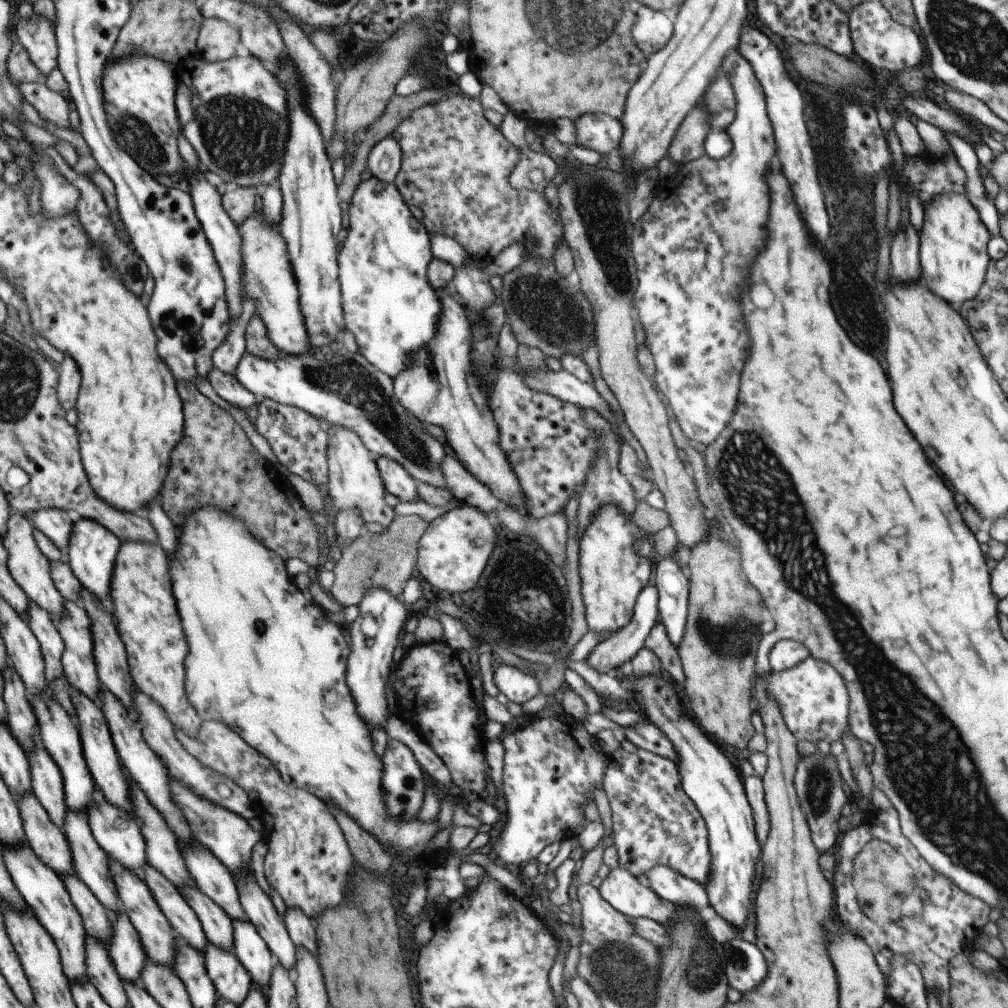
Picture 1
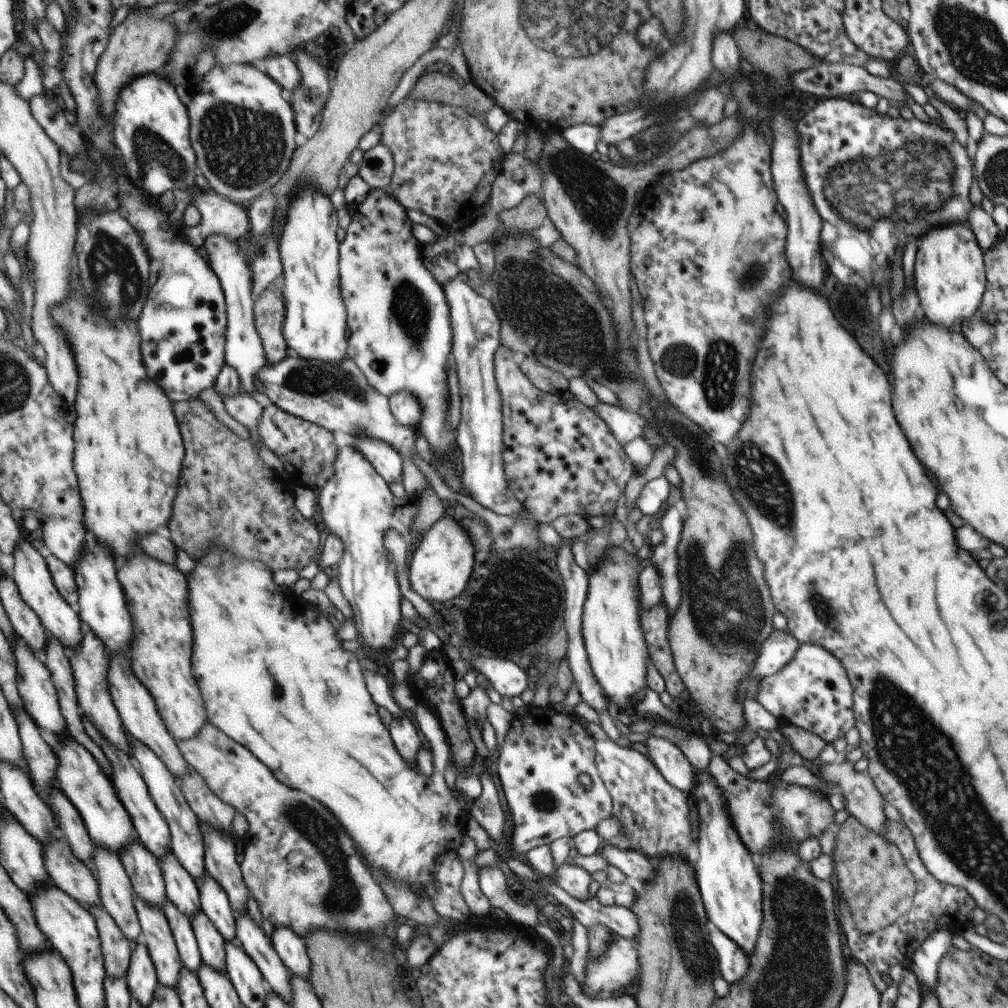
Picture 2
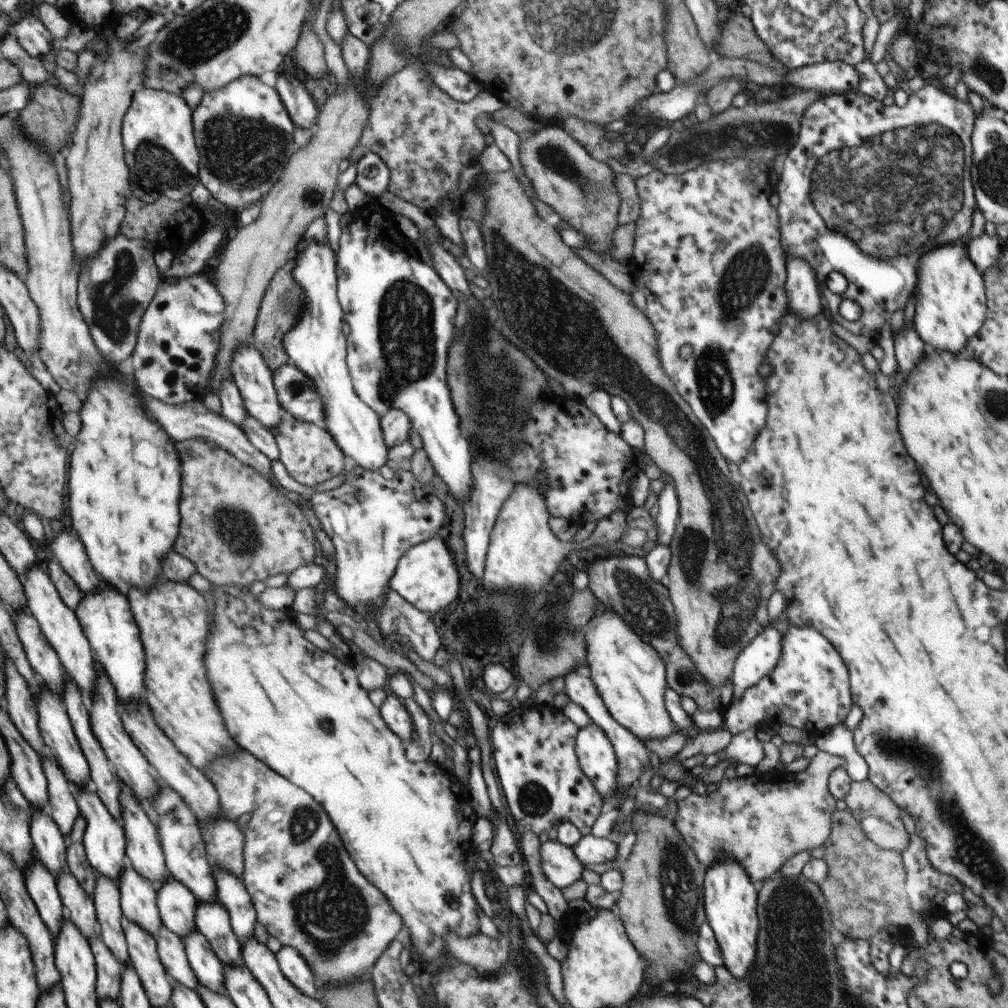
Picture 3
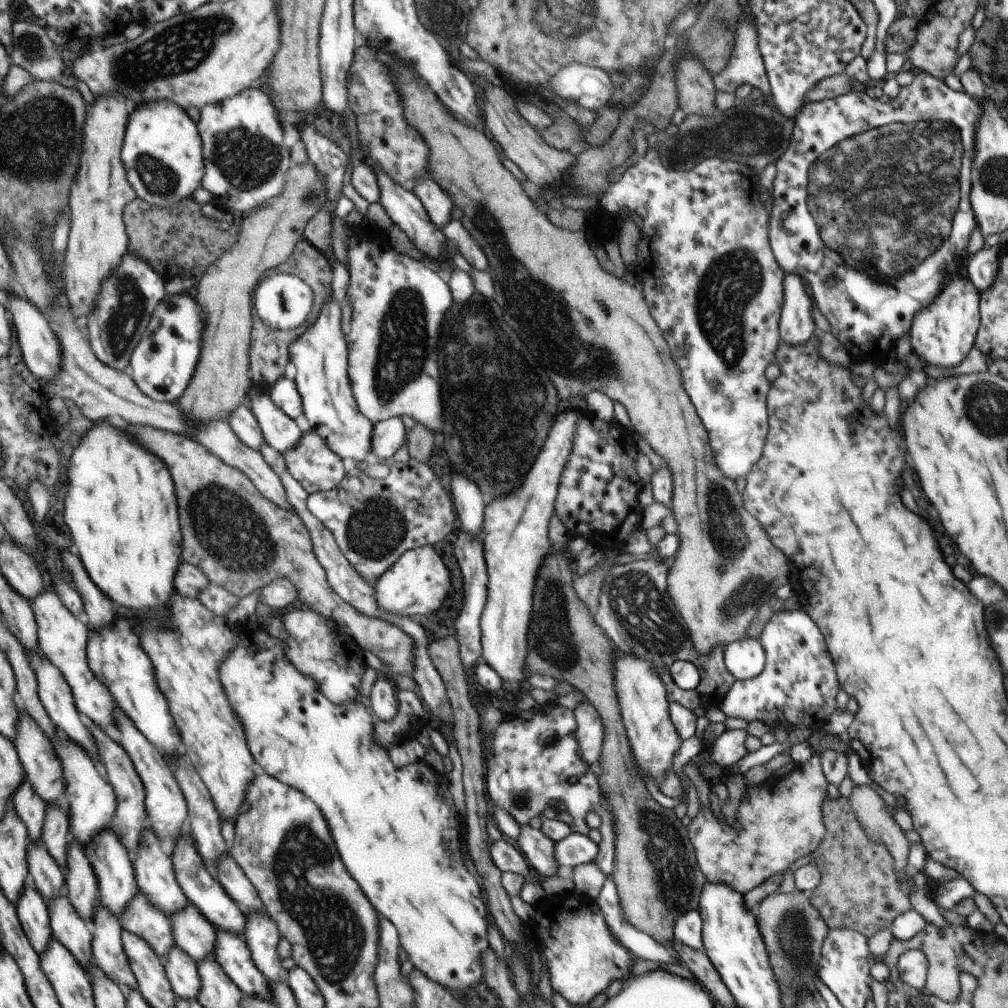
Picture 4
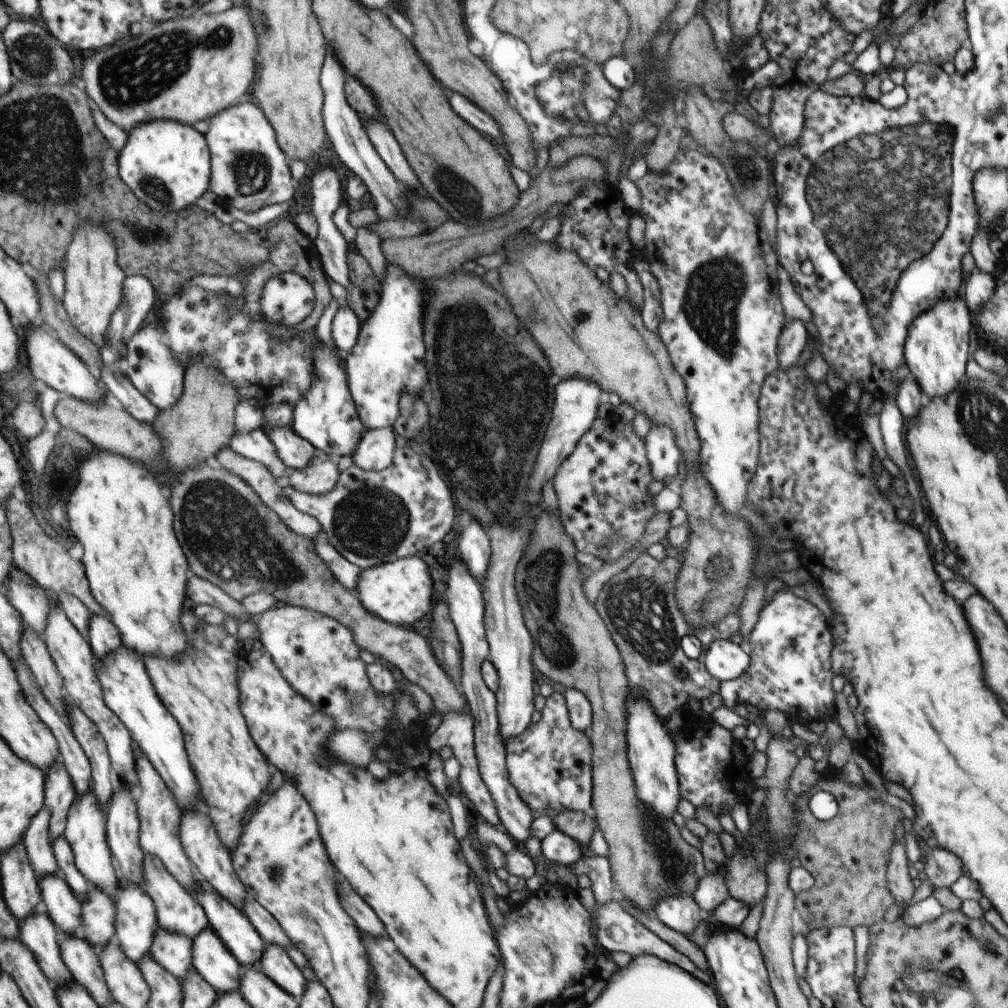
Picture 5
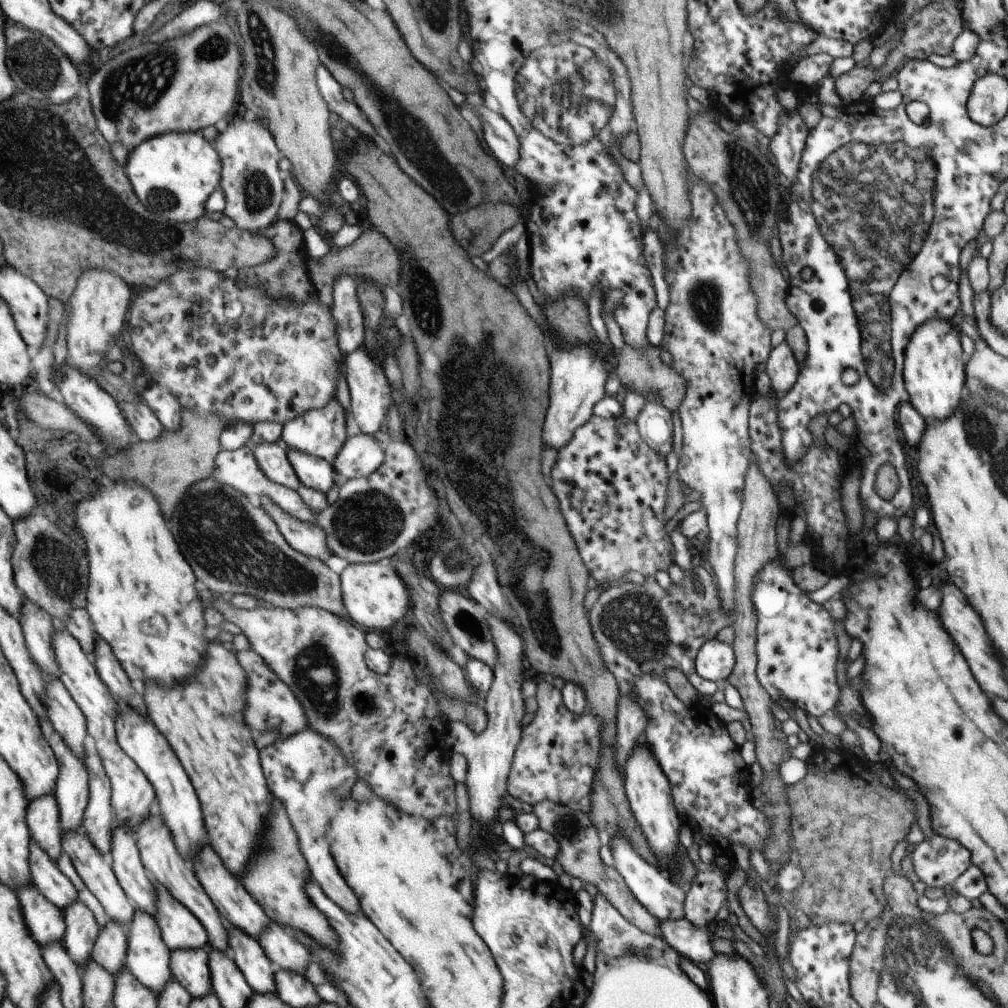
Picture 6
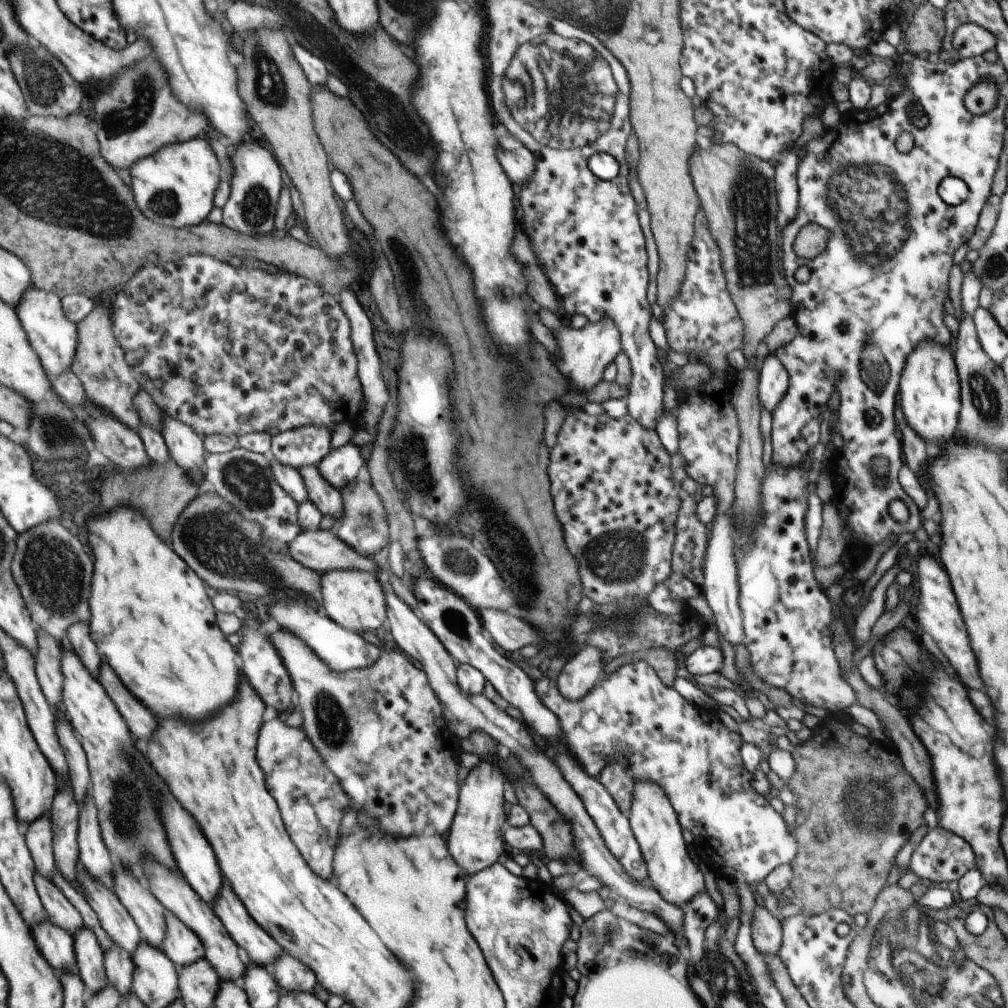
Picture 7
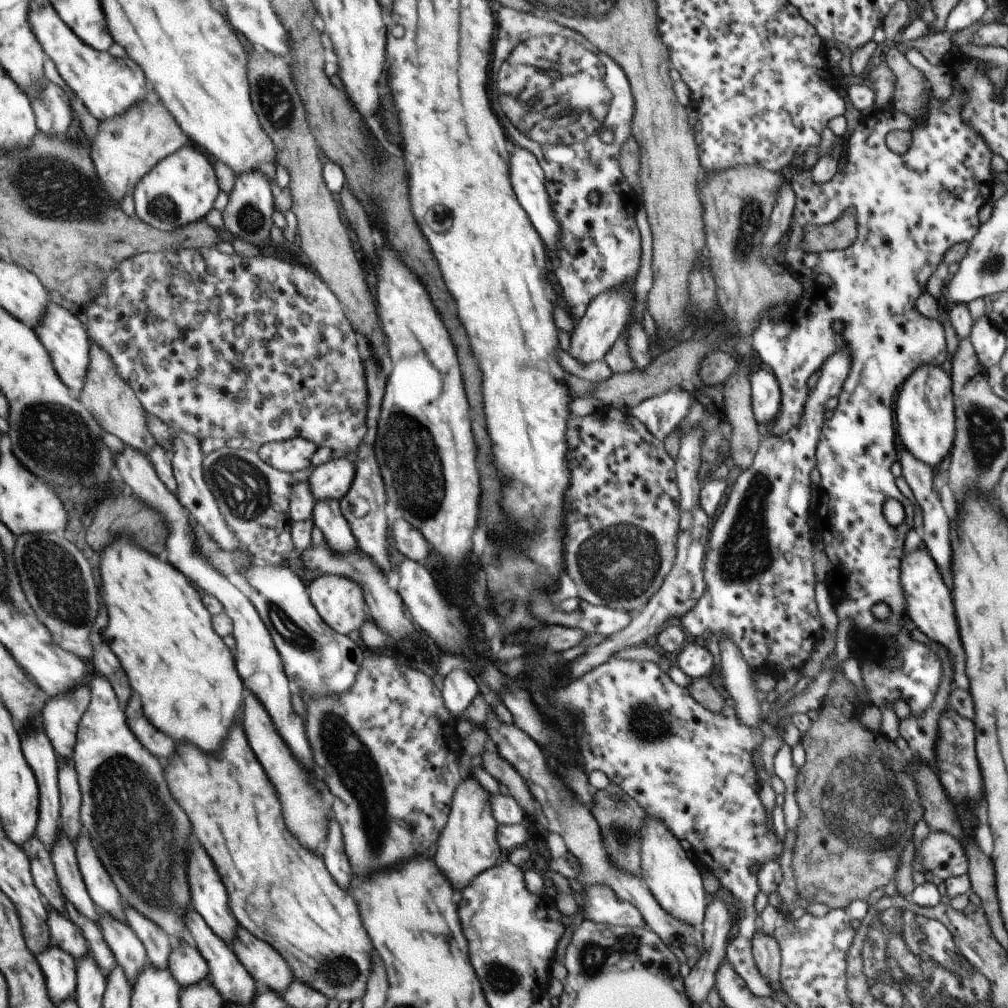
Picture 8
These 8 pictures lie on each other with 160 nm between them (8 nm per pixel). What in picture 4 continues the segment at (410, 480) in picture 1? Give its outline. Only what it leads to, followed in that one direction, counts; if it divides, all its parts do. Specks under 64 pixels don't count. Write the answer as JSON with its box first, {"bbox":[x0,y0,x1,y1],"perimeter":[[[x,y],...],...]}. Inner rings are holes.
{"bbox":[290,295,375,462],"perimeter":[[[332,295],[326,300],[317,320],[290,344],[290,360],[296,367],[303,414],[309,422],[307,429],[315,431],[339,456],[368,462],[373,460],[375,423],[362,412],[352,389],[348,340],[341,328],[342,306]]]}

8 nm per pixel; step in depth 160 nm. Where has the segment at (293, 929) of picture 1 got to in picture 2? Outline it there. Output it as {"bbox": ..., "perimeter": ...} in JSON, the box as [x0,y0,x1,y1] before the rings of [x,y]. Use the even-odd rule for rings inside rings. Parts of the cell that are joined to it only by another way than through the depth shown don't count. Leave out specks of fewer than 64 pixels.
{"bbox":[272,926,312,979],"perimeter":[[[285,926],[275,929],[272,940],[277,954],[281,956],[283,964],[292,972],[292,976],[309,979],[312,961],[308,954],[307,941]]]}

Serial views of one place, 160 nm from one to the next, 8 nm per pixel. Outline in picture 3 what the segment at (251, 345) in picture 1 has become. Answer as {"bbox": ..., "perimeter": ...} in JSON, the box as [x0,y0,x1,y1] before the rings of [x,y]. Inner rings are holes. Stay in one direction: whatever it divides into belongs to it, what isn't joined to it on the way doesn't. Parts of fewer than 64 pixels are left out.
{"bbox":[253,241,307,372],"perimeter":[[[302,241],[296,249],[296,252],[289,258],[288,263],[271,280],[269,289],[265,296],[263,296],[263,304],[261,304],[261,312],[259,312],[259,320],[257,320],[257,328],[255,328],[253,336],[253,343],[266,358],[265,362],[268,362],[271,368],[274,369],[274,372],[276,368],[287,364],[289,357],[284,348],[284,338],[295,328],[296,324],[296,312],[288,311],[284,307],[287,306],[287,302],[293,307],[301,307],[304,302],[307,302],[307,296],[305,296],[301,284],[295,280],[294,276],[297,259],[305,246],[307,246],[307,243]]]}

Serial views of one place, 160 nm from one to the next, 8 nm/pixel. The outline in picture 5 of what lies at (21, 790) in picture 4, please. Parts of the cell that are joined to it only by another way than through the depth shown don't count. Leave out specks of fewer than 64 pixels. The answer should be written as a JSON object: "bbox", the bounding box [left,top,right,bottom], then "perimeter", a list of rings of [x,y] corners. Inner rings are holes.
{"bbox":[23,804,66,880],"perimeter":[[[44,804],[33,820],[30,820],[24,834],[23,844],[26,846],[39,880],[46,874],[59,875],[66,880],[65,872],[58,865],[50,840],[51,817],[51,809]]]}

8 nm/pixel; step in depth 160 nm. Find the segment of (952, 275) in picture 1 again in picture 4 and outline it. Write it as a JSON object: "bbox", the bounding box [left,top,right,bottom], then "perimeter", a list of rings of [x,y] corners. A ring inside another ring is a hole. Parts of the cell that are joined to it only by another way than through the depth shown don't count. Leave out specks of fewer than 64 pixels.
{"bbox":[907,273,981,366],"perimeter":[[[957,273],[944,282],[931,303],[916,312],[907,332],[911,351],[920,356],[925,366],[955,366],[972,350],[973,336],[977,336],[981,327],[980,300],[981,292],[978,288],[967,276],[963,277]]]}

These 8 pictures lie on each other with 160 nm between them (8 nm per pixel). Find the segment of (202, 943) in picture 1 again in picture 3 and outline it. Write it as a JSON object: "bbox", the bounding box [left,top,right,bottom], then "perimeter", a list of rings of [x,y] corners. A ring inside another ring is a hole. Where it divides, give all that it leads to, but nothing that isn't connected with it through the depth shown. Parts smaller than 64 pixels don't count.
{"bbox":[156,927,199,991],"perimeter":[[[163,927],[156,940],[161,962],[173,982],[197,991],[199,980],[189,962],[184,938]]]}

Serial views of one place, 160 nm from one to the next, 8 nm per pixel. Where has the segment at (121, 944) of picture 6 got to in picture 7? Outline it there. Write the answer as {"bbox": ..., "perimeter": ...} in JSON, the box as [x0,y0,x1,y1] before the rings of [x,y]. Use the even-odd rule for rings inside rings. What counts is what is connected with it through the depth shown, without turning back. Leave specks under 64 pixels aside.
{"bbox":[104,944,135,997],"perimeter":[[[117,944],[104,953],[109,984],[124,997],[134,990],[135,963],[132,954]]]}

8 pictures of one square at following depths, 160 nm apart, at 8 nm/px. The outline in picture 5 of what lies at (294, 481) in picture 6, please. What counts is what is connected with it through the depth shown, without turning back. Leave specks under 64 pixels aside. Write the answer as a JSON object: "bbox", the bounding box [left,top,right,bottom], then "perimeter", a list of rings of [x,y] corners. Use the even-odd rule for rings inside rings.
{"bbox":[230,428,292,482],"perimeter":[[[263,428],[251,432],[236,431],[230,445],[243,456],[266,464],[278,480],[282,482],[288,480],[292,469],[281,460],[276,446]]]}

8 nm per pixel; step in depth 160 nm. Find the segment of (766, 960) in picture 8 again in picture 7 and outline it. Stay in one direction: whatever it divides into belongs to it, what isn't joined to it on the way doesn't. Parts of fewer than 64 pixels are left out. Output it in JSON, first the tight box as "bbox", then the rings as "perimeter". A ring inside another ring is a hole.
{"bbox":[750,905,783,954],"perimeter":[[[757,905],[752,912],[750,928],[753,946],[760,954],[777,954],[783,942],[783,926],[773,915]]]}

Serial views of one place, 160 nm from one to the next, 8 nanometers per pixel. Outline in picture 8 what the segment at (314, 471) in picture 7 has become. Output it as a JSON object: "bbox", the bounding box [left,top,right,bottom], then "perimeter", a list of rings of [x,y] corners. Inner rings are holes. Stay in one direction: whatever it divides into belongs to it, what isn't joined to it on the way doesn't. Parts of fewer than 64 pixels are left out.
{"bbox":[314,500,359,553],"perimeter":[[[341,500],[316,501],[314,523],[323,532],[325,540],[332,549],[340,553],[359,551],[357,537],[354,535],[350,520],[344,515]]]}

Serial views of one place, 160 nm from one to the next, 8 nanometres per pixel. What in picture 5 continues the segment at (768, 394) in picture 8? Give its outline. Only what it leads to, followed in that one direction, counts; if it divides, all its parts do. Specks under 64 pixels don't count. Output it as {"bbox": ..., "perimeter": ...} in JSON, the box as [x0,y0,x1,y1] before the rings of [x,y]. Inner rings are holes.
{"bbox":[778,320,810,369],"perimeter":[[[800,320],[785,321],[778,344],[778,366],[782,369],[795,366],[799,354],[808,343],[810,336],[803,323]]]}

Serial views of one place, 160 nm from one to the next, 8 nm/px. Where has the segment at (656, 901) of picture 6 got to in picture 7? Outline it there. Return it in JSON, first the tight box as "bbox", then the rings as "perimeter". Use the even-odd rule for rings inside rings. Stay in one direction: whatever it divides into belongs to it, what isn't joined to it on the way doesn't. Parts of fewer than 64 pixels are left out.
{"bbox":[555,746,653,889],"perimeter":[[[559,746],[557,762],[555,762],[555,764],[557,764],[557,768],[561,770],[565,782],[569,782],[569,786],[575,790],[575,794],[581,799],[587,814],[589,814],[597,830],[600,832],[604,845],[607,847],[607,850],[610,850],[613,858],[622,866],[625,874],[628,874],[629,878],[637,881],[637,884],[640,884],[642,887],[653,889],[643,857],[640,853],[640,848],[636,844],[635,837],[629,828],[628,819],[617,808],[617,805],[613,802],[613,799],[609,796],[605,787],[601,783],[593,780],[592,777],[585,775],[582,768],[578,764],[575,764],[575,760],[569,758],[569,756],[563,752],[561,746]]]}

